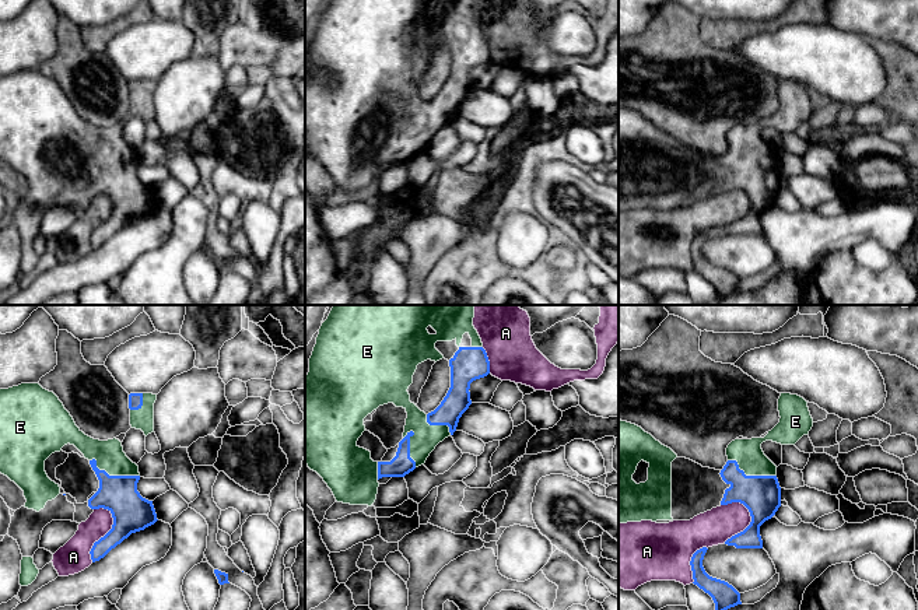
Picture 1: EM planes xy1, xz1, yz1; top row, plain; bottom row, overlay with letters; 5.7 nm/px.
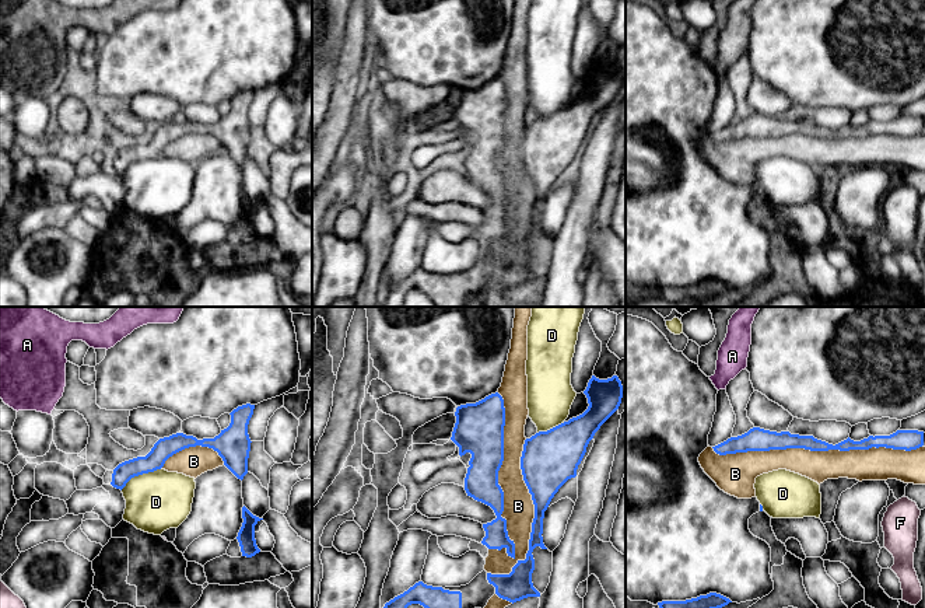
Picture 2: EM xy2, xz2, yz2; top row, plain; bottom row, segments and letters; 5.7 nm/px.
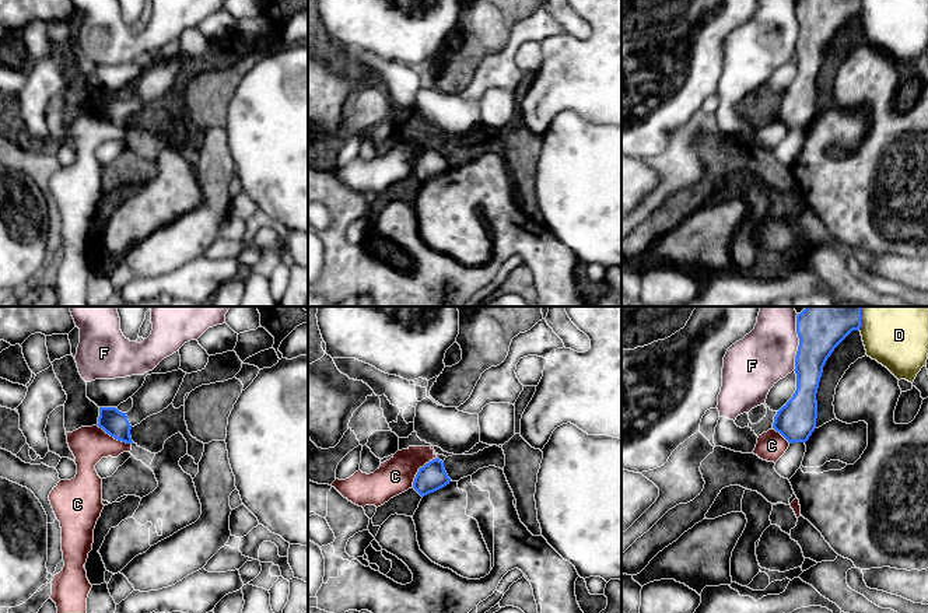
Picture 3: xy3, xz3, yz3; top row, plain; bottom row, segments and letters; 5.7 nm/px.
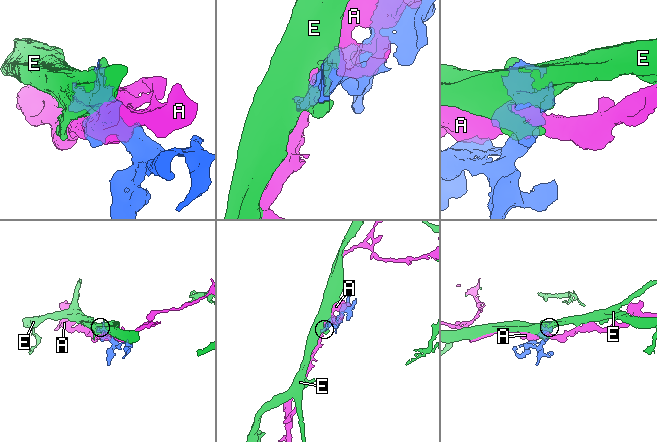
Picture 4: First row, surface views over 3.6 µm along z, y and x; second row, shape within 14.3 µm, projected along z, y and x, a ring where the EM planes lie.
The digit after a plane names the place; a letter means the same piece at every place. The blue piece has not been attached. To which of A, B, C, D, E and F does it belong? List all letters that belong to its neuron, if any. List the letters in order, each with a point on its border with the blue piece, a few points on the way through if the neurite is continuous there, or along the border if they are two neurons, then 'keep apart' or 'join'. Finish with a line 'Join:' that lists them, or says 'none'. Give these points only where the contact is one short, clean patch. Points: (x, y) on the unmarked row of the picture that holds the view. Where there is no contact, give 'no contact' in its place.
A: meets blue in xy1 at (105, 221); keep apart
B: meets blue in yz2 at (816, 136); keep apart
C: meets blue in xz3 at (419, 156); border along xz3 (436, 143), (419, 156), (412, 172); keep apart
D: meets blue in xy2 at (140, 160); keep apart
E: meets blue in xy1 at (112, 162); join
F: meets blue in yz3 at (799, 28); keep apart
Join: E

